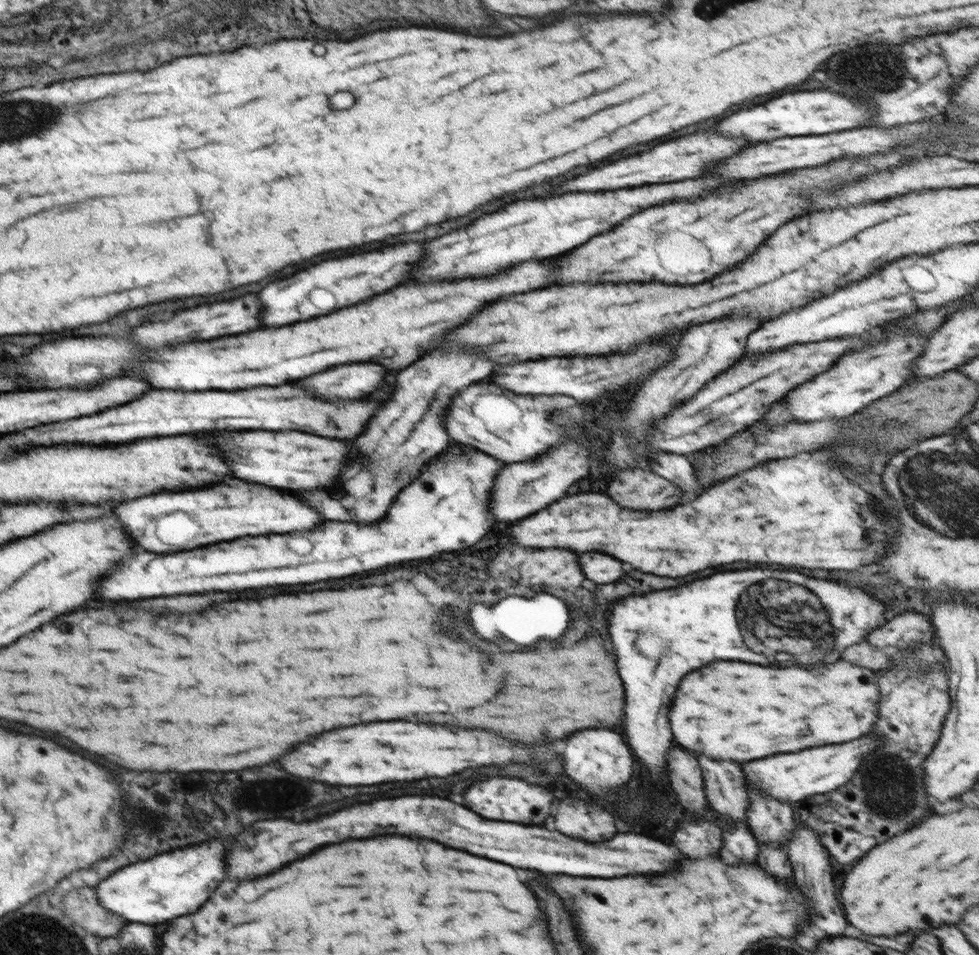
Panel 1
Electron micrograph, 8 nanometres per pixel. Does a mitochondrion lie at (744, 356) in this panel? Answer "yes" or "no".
no

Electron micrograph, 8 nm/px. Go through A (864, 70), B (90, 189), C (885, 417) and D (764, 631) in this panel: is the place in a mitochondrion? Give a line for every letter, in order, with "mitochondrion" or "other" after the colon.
A: mitochondrion
B: other
C: other
D: mitochondrion

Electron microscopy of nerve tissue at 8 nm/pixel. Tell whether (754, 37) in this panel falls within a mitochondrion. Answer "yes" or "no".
no

